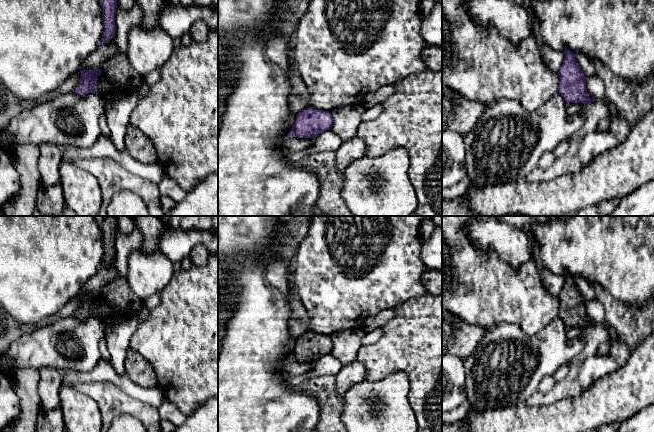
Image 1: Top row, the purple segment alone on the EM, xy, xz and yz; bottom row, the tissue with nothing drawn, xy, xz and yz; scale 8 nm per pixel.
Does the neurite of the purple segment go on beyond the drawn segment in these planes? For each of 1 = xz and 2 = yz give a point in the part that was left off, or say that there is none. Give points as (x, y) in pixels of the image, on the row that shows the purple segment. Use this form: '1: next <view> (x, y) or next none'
1: next none
2: next none

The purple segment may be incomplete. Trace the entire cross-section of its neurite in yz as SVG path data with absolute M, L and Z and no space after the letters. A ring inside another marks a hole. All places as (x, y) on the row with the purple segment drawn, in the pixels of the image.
M565 50L563 64L558 71L559 93L566 103L582 103L584 106L595 102L591 99L586 88L586 77L581 70L574 53Z

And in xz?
M311 106L296 115L287 137L316 138L324 131L331 130L332 123L331 112Z

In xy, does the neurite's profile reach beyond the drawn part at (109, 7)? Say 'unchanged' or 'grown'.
unchanged

